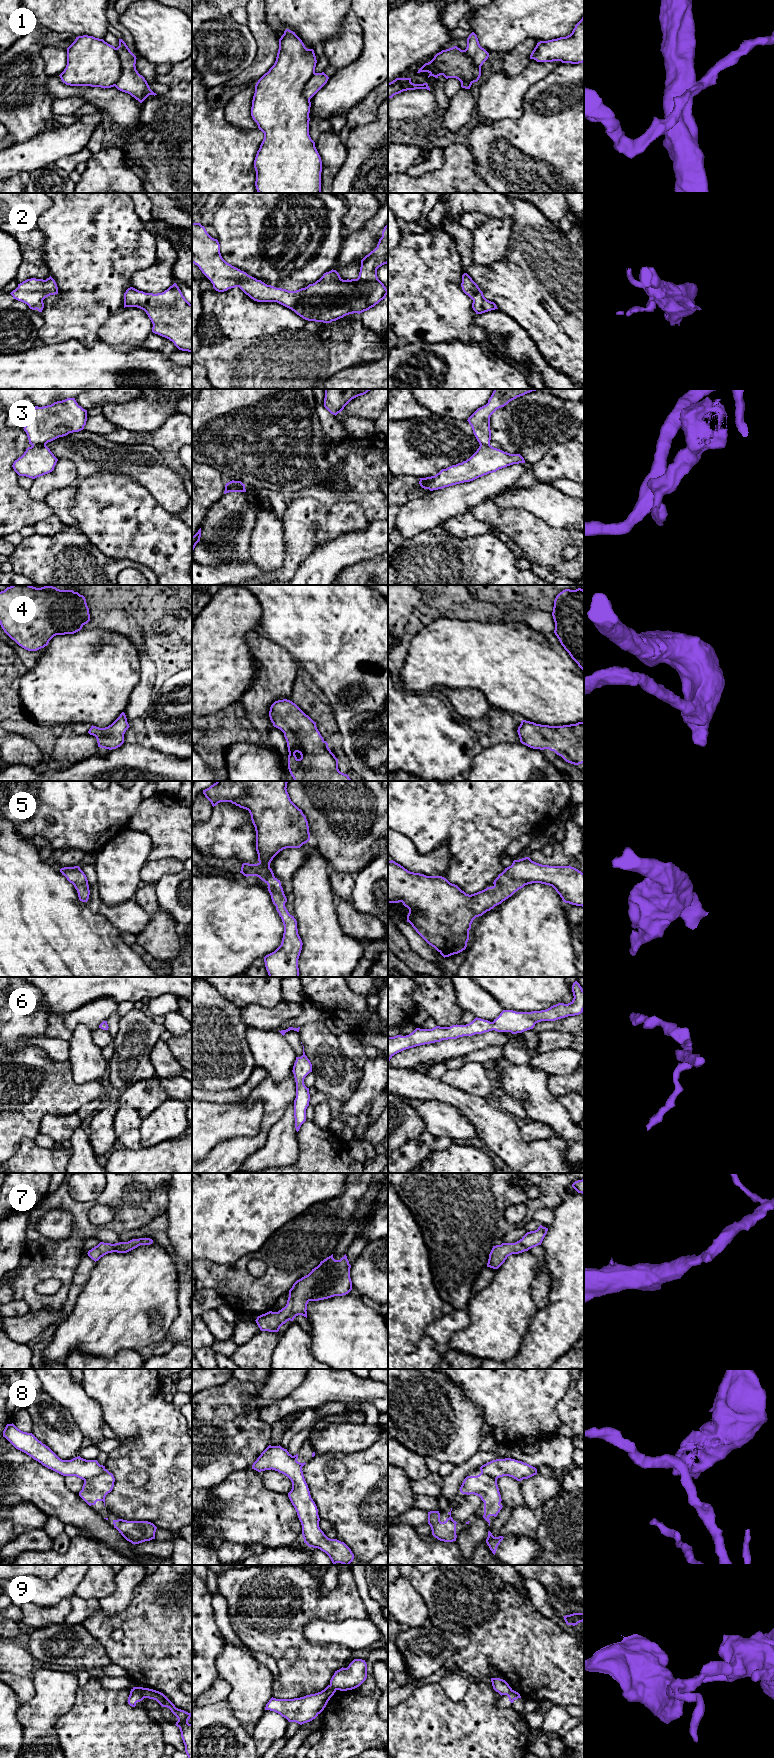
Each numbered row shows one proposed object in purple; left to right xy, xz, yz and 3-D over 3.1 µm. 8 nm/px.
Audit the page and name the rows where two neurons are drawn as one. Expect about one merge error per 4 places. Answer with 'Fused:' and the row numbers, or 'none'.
Fused: 3, 8, 9

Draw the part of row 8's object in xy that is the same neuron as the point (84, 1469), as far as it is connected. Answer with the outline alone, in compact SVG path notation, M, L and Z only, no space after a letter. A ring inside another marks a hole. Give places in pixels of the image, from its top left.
M13 1423L6 1425L3 1437L16 1449L26 1453L43 1466L63 1476L76 1476L86 1480L96 1477L105 1471L105 1466L100 1465L97 1460L86 1460L80 1456L71 1460L60 1459L32 1433L21 1431Z

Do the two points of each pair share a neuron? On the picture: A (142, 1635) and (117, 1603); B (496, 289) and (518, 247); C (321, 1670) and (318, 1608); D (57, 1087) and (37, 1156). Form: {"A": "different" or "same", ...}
{"A": "different", "B": "same", "C": "same", "D": "different"}

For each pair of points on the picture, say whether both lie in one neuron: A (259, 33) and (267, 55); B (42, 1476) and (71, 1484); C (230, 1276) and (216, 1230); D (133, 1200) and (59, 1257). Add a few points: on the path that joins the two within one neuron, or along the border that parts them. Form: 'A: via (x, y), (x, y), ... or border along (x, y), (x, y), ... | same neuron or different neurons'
A: via (264, 38), (267, 42), (267, 50) | same neuron
B: border along (64, 1476), (64, 1484), (78, 1494) | different neurons
C: border along (247, 1254), (227, 1264), (216, 1264), (203, 1260) | different neurons
D: via (118, 1220), (111, 1226), (87, 1230), (79, 1238) | same neuron

